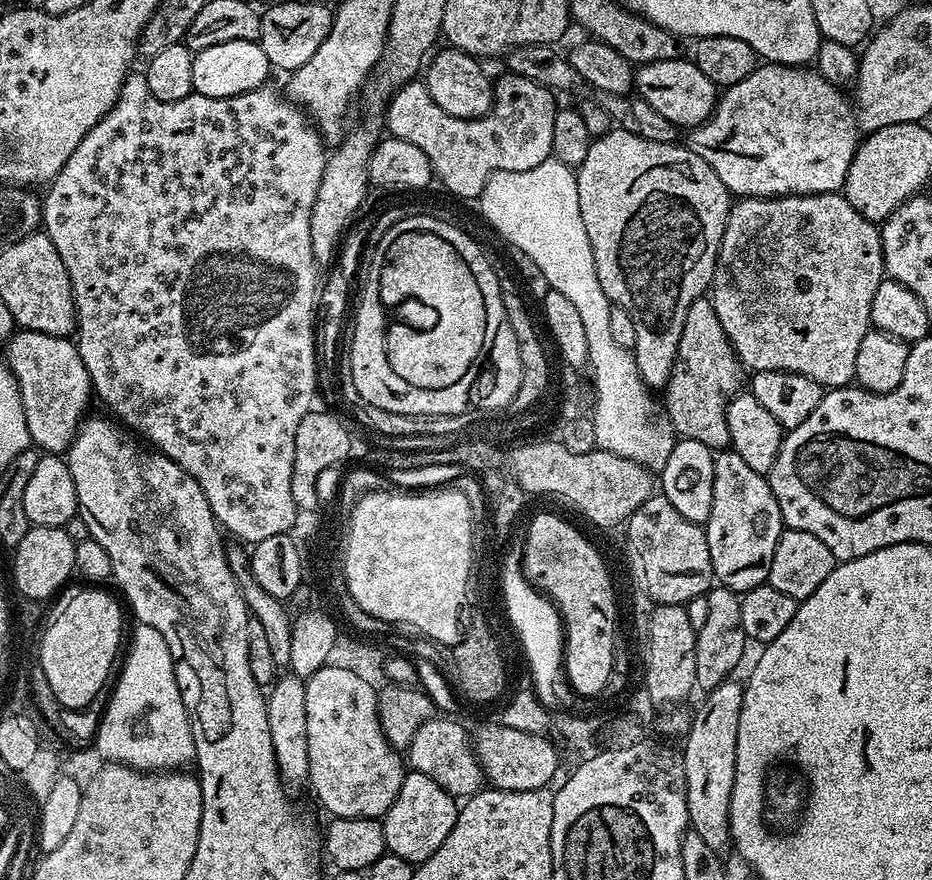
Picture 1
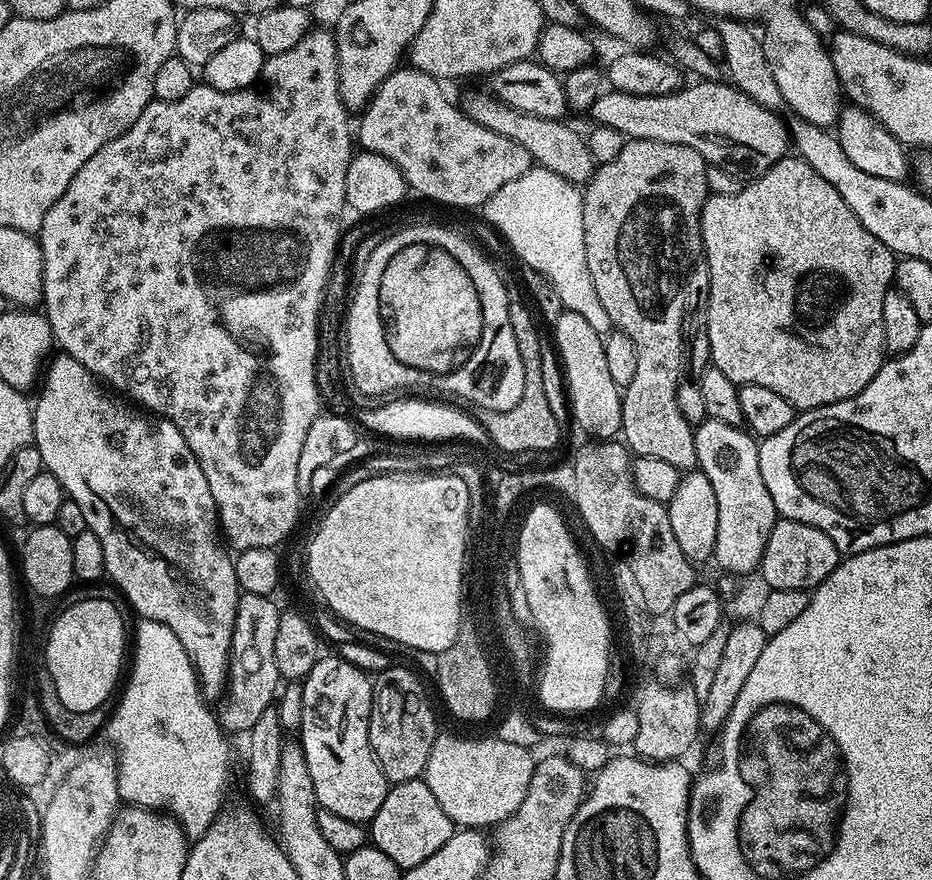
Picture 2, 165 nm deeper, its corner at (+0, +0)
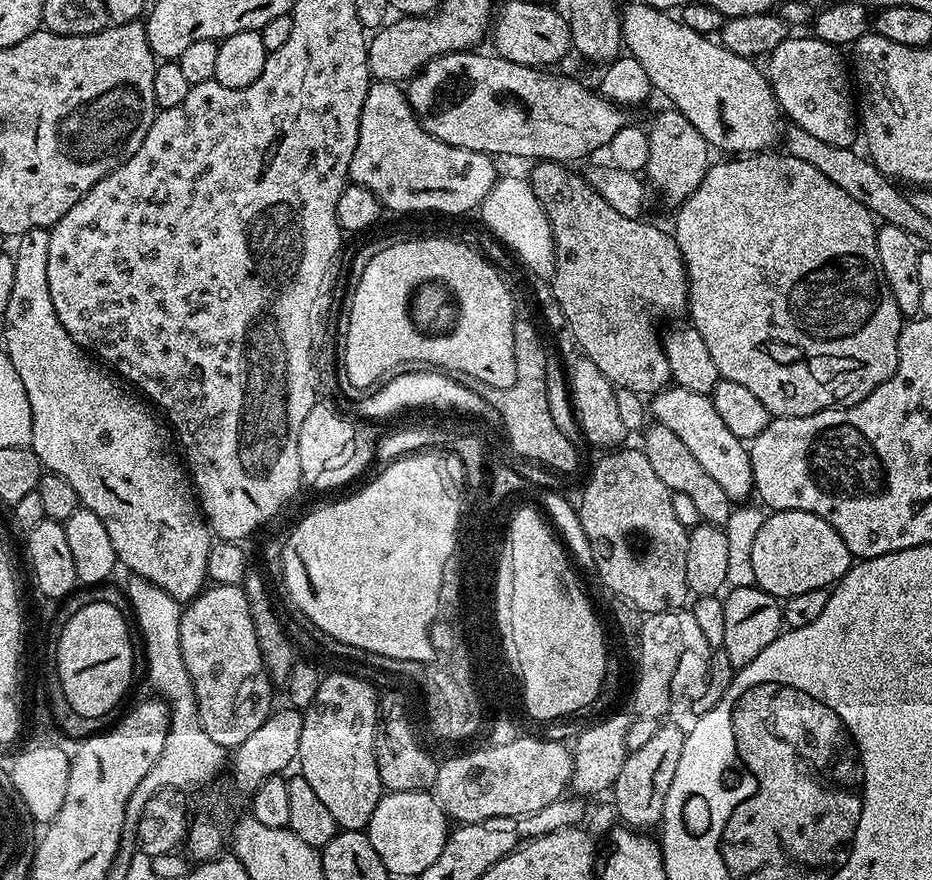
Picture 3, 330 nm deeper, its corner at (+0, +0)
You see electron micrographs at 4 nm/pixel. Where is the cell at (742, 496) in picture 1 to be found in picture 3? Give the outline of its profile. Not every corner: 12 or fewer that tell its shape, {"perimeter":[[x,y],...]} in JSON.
{"perimeter":[[679,386],[650,400],[655,423],[734,502],[753,495],[745,441],[711,395]]}

